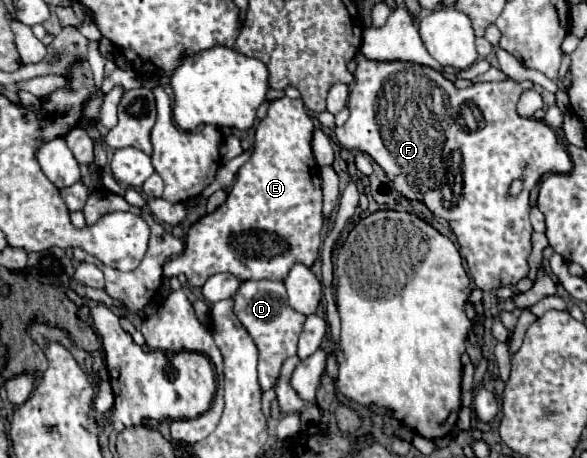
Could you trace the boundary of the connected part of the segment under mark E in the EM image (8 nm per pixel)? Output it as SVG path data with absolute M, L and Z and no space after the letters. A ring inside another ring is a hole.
M287 96L273 100L269 104L267 116L257 126L255 150L251 158L239 168L227 200L215 212L205 214L189 228L185 250L165 264L165 276L171 278L185 274L191 286L203 286L209 276L219 272L235 274L241 282L263 278L283 280L293 264L303 262L305 266L311 266L319 252L323 228L321 178L319 166L311 152L311 134L313 122L305 112L303 100L291 100Z

